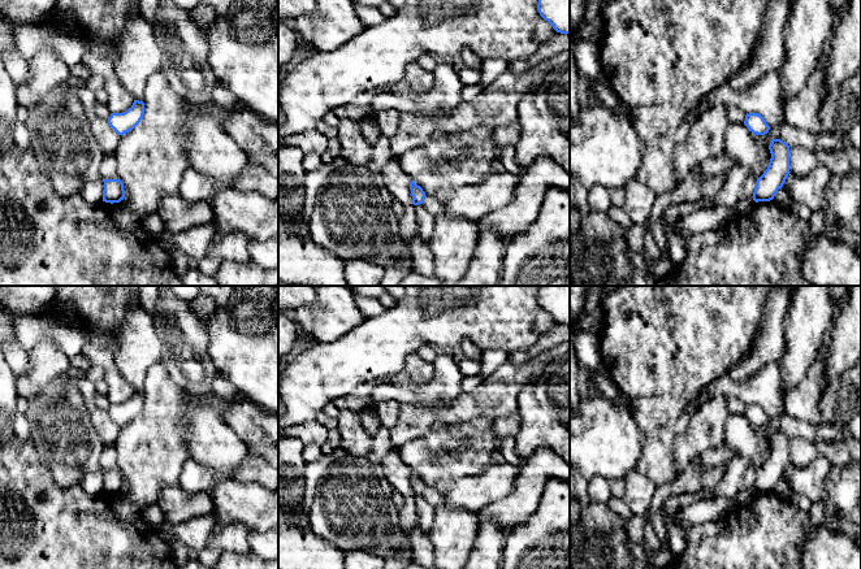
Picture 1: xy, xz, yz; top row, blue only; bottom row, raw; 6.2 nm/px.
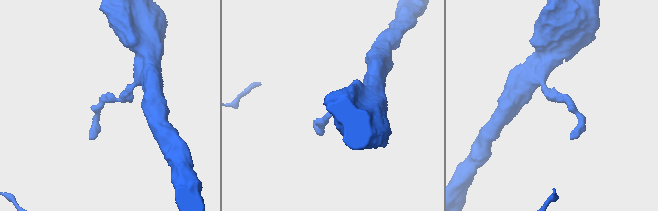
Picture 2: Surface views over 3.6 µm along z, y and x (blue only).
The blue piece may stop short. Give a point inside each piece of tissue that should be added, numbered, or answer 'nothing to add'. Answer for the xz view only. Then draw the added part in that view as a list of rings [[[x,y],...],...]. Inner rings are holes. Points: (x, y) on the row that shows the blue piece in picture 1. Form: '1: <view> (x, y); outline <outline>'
nothing to add

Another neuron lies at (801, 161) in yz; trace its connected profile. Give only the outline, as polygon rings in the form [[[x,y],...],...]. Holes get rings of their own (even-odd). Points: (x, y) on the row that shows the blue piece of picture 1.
[[[789,145],[789,171],[795,177],[806,177],[819,165],[815,155],[801,145]]]

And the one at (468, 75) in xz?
[[[460,65],[458,74],[463,86],[477,84],[480,82],[480,70],[476,68]]]

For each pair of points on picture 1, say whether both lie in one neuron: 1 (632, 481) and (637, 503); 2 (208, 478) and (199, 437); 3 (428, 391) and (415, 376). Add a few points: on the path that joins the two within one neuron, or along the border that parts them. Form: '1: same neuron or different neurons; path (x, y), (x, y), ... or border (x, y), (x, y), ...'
1: same neuron; path (636, 486), (637, 498)
2: different neurons; border (190, 456), (207, 465), (219, 477)
3: different neurons; border (433, 364), (433, 376), (416, 390), (401, 383)

